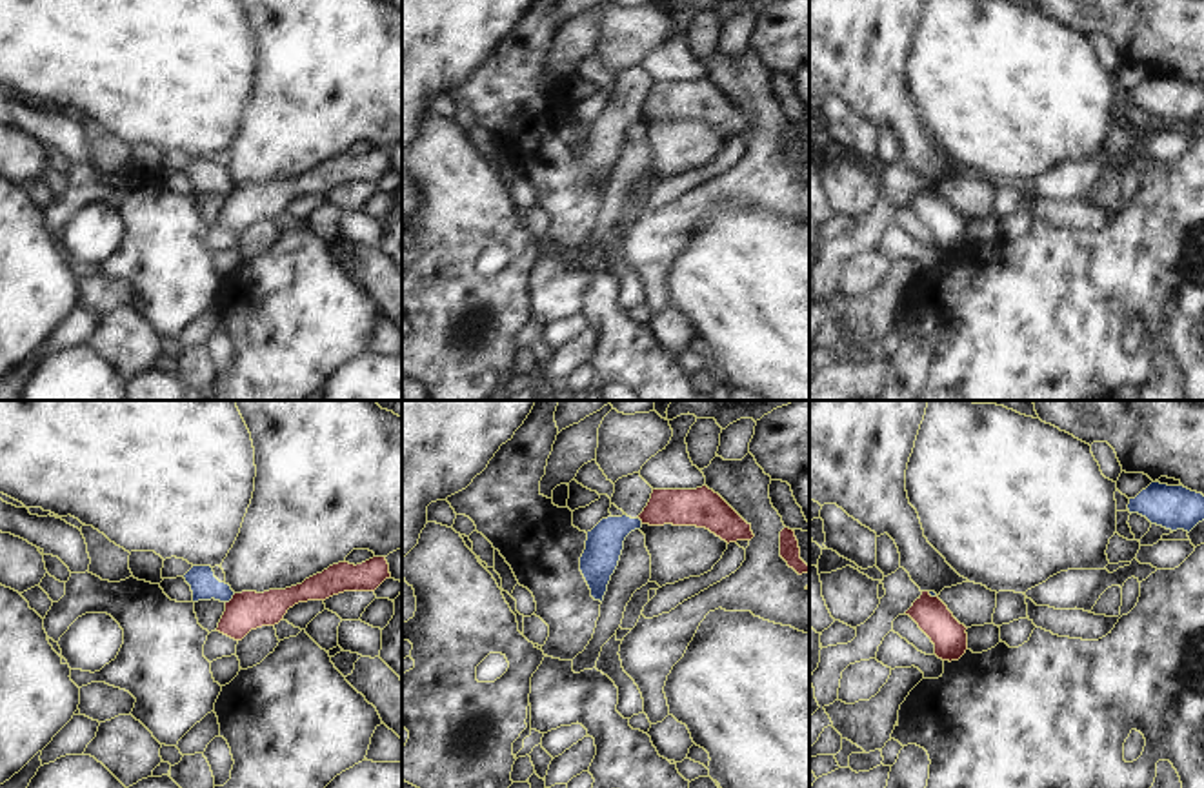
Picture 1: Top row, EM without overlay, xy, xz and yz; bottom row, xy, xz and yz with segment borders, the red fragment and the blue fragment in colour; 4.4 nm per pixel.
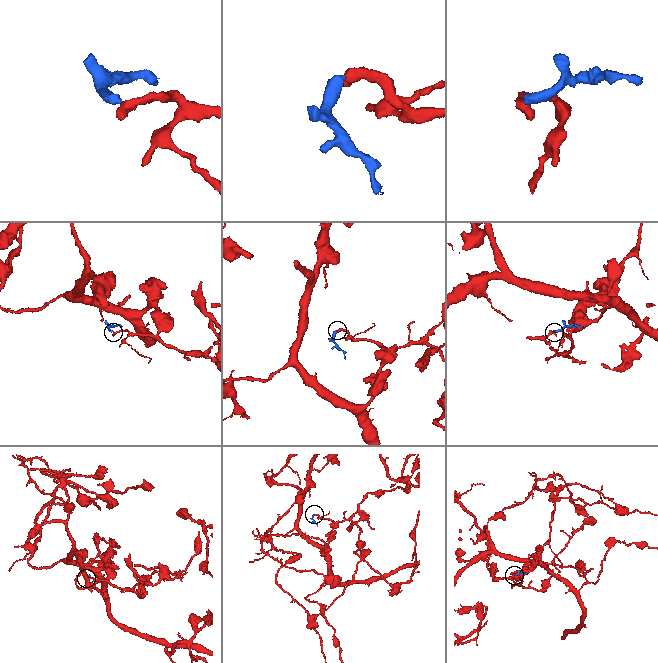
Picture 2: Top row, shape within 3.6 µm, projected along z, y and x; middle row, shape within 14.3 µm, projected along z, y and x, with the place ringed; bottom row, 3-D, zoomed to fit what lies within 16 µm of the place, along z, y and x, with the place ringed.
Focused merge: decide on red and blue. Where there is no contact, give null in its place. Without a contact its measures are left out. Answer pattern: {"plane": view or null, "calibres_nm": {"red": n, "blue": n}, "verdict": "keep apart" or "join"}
{"plane": "xy", "calibres_nm": {"red": 170, "blue": 120}, "verdict": "keep apart"}

